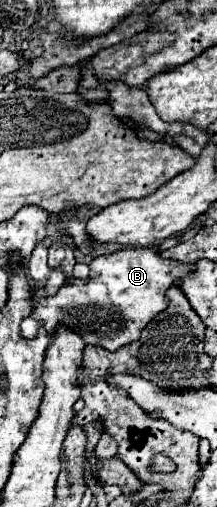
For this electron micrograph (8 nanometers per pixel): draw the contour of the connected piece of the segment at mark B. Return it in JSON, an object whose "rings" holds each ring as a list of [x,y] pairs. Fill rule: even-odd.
{"rings":[[[151,247],[121,249],[111,255],[101,255],[95,257],[89,267],[91,275],[85,281],[69,277],[55,295],[47,295],[43,289],[33,293],[33,311],[21,323],[21,335],[25,339],[33,339],[37,335],[39,323],[43,323],[51,337],[55,335],[57,327],[65,325],[81,335],[87,345],[115,351],[139,339],[143,327],[147,327],[155,315],[167,309],[169,299],[165,293],[173,281],[195,271],[195,265],[163,259]]]}

